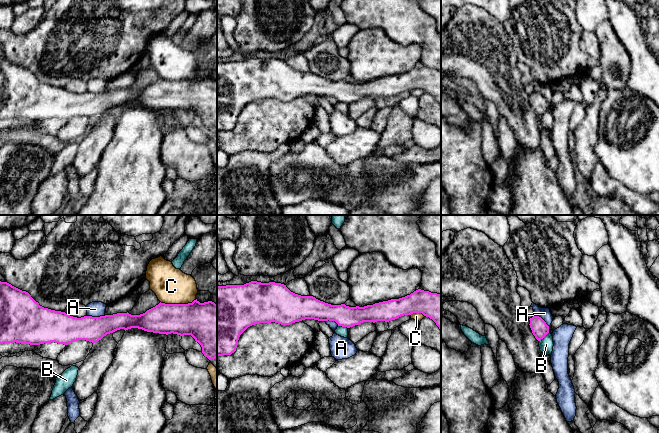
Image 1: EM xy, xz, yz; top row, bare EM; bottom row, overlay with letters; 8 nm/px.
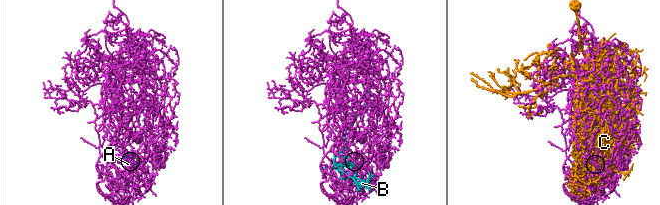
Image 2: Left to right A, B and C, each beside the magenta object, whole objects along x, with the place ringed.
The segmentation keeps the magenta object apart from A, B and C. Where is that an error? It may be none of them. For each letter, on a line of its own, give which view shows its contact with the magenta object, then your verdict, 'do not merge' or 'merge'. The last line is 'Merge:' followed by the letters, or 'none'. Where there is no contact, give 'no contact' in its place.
A: meets magenta in xy; do not merge
B: meets magenta in xz; do not merge
C: meets magenta in xy; do not merge
Merge: none

